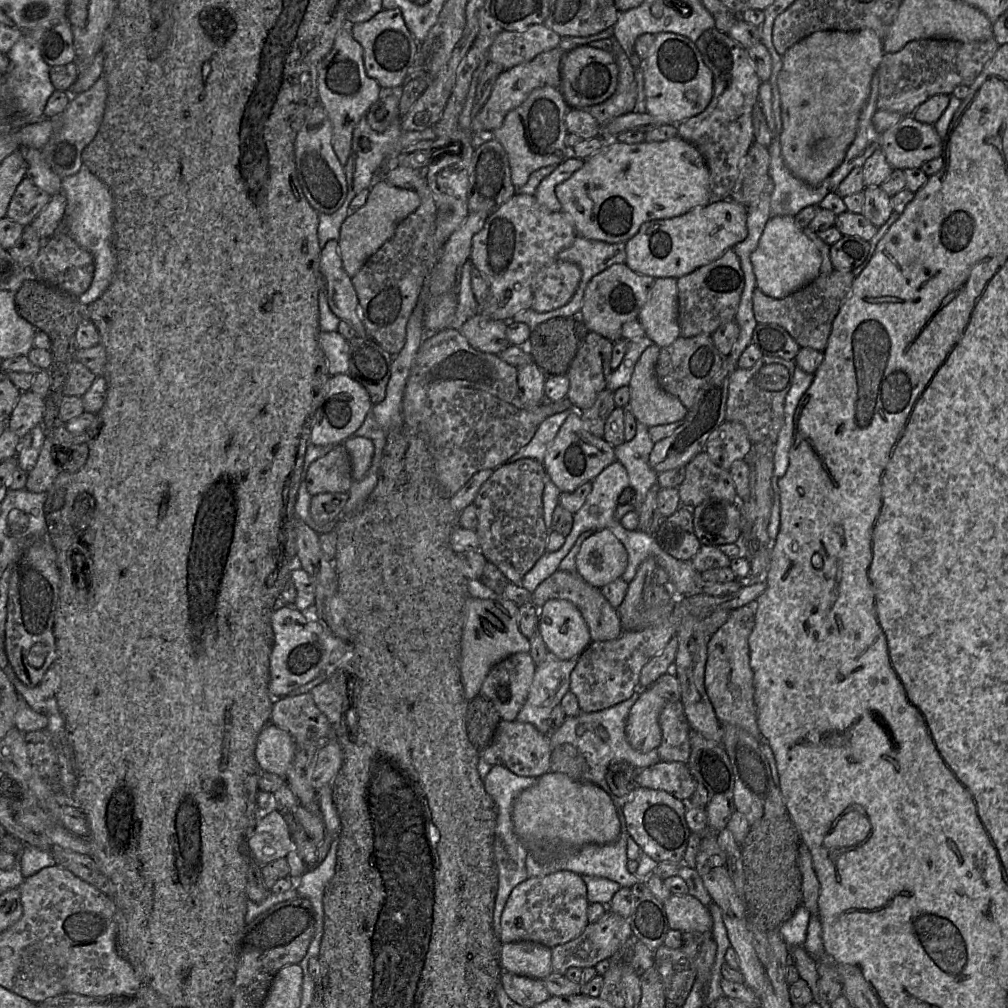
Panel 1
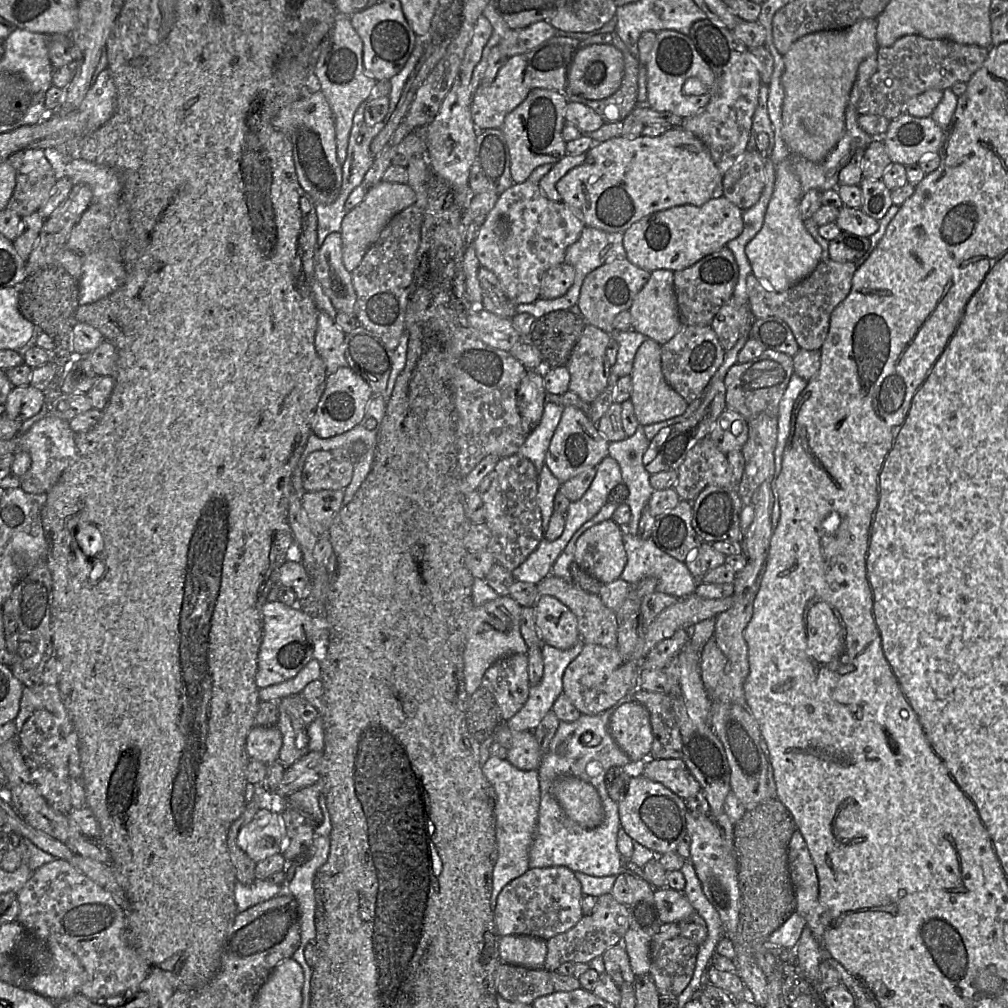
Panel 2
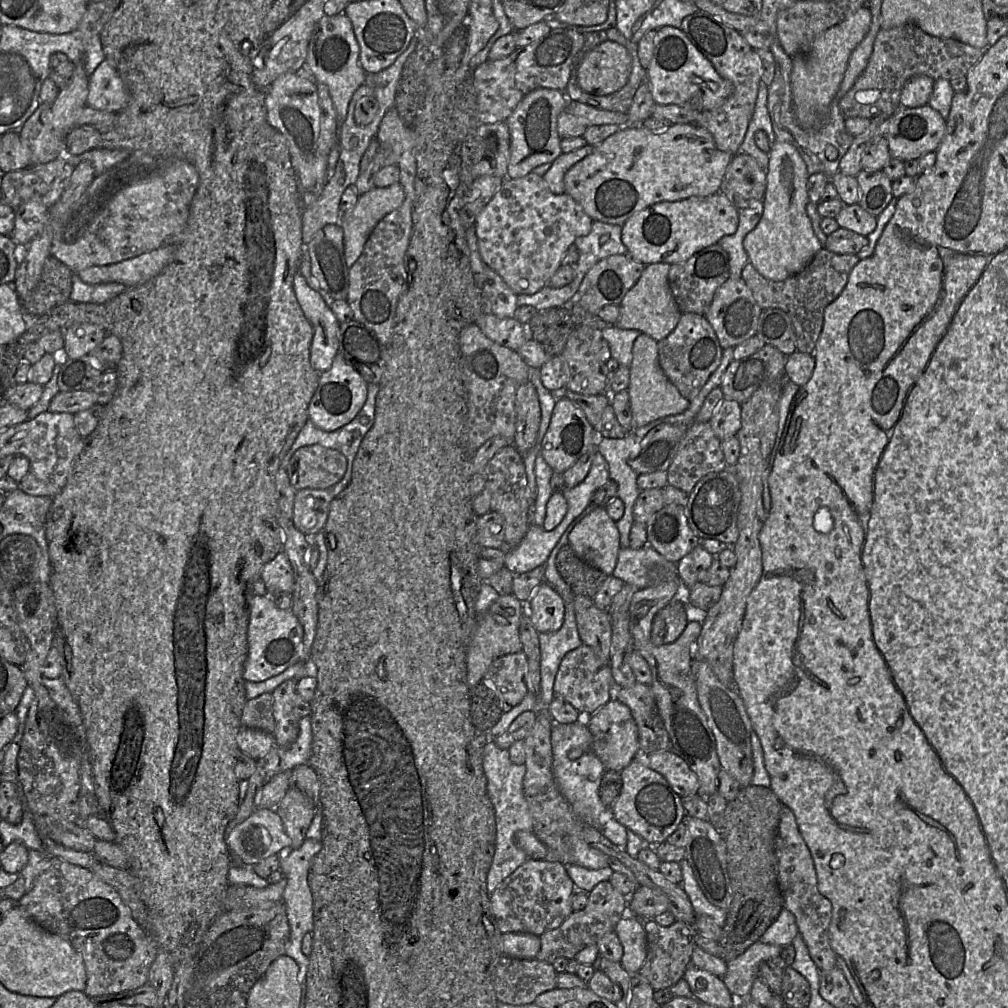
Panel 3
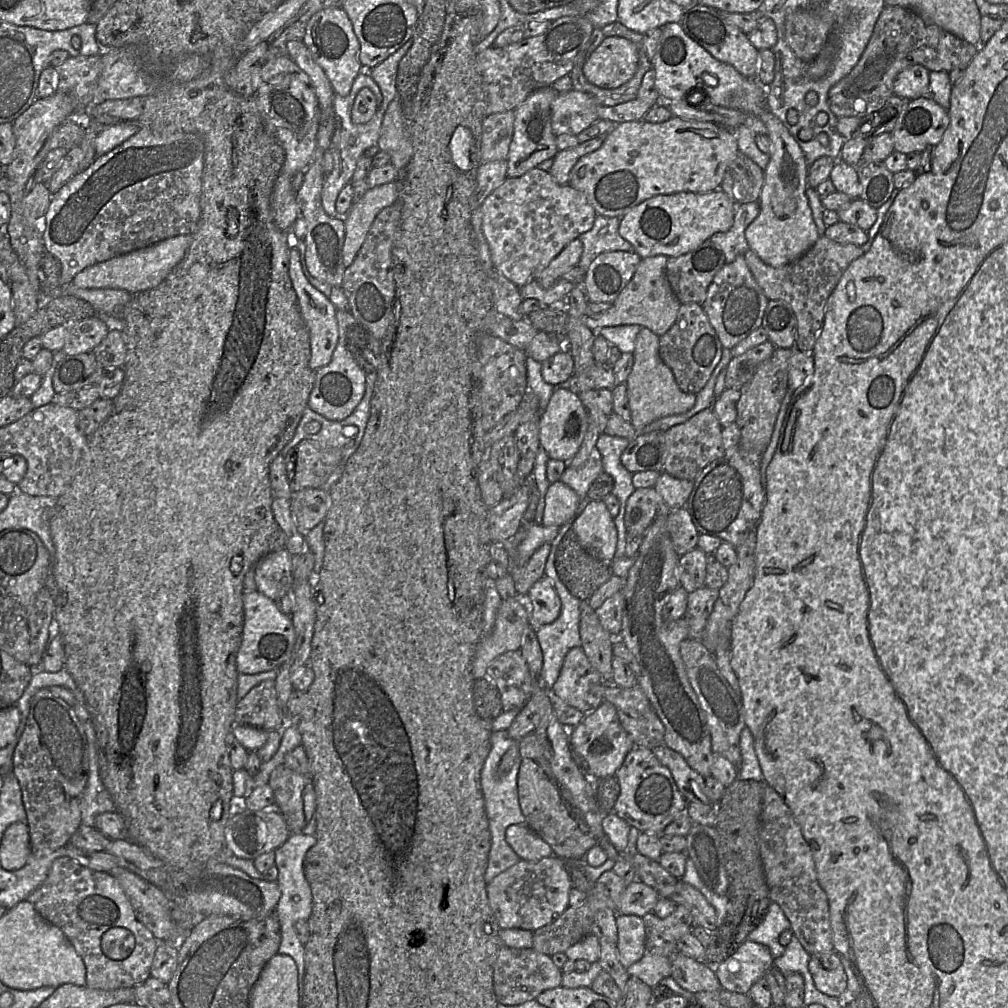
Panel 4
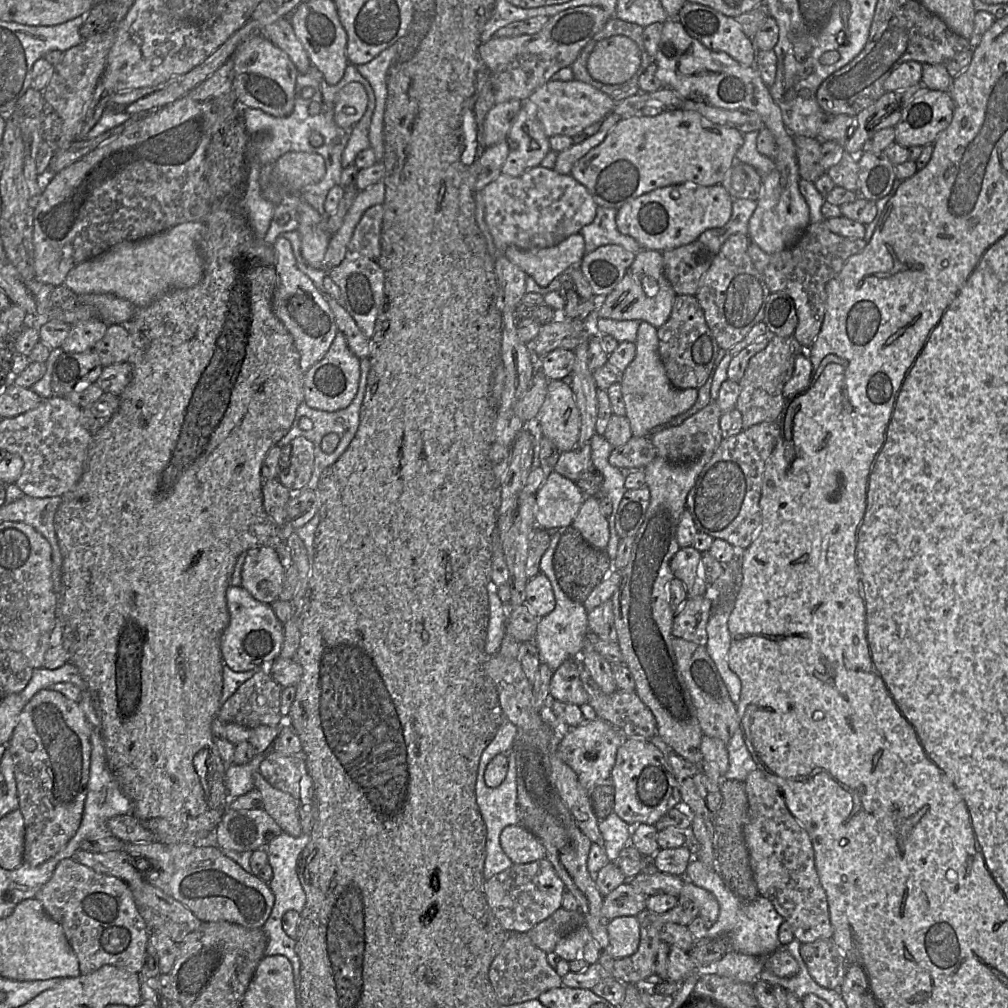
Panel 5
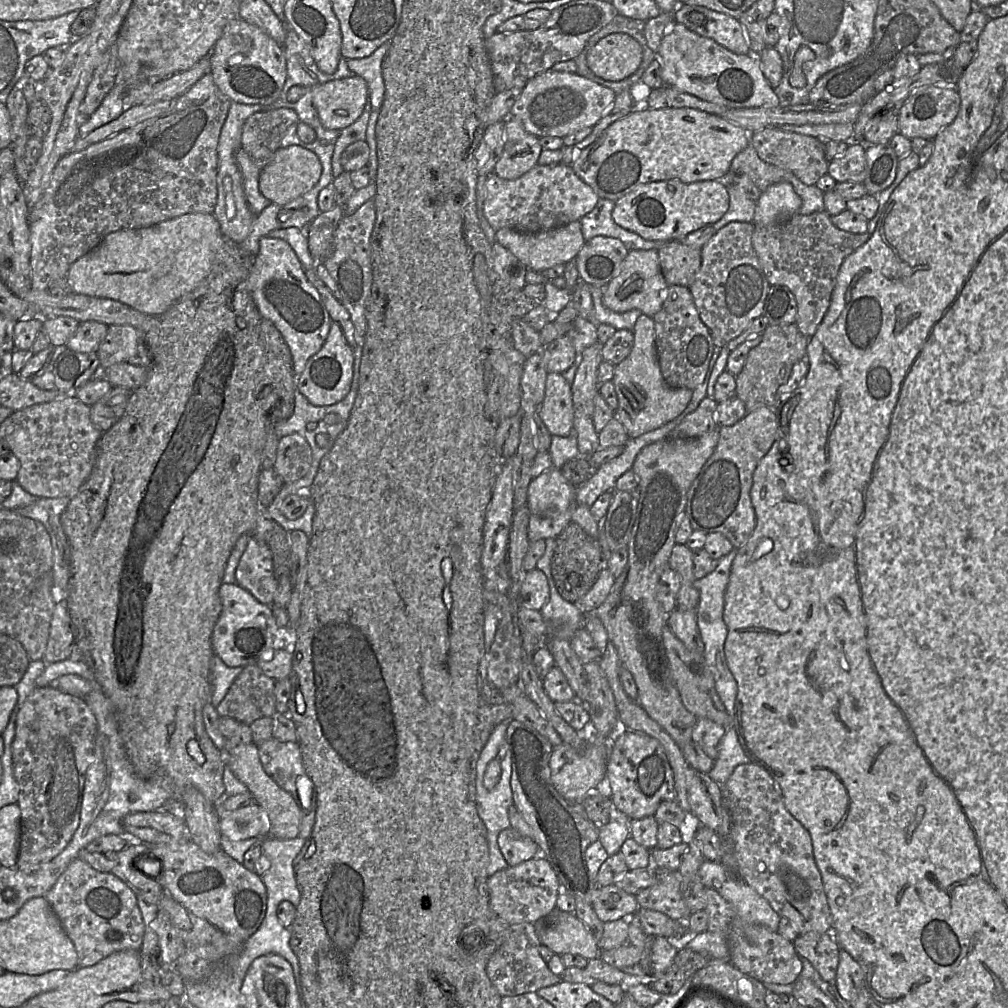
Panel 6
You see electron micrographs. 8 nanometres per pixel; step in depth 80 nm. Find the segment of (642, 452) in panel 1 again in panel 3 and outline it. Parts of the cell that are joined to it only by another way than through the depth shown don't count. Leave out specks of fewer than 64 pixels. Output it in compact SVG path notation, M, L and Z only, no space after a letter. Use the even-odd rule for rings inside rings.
M630 432L624 438L606 438L598 435L596 450L603 455L609 466L610 478L618 484L618 497L625 509L616 524L620 534L620 547L629 547L629 535L633 524L633 507L642 491L637 485L638 474L628 463L641 449L641 438Z

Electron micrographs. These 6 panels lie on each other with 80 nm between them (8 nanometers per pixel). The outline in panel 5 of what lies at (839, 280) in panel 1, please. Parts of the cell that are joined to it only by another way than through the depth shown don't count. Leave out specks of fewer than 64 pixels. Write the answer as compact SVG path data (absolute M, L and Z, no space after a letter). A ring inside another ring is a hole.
M825 221L811 223L794 246L777 253L768 254L750 242L749 256L770 293L785 292L793 299L798 316L793 335L804 350L812 345L820 332L826 311L826 285L838 275L845 262L866 245L864 238L847 238L831 232Z

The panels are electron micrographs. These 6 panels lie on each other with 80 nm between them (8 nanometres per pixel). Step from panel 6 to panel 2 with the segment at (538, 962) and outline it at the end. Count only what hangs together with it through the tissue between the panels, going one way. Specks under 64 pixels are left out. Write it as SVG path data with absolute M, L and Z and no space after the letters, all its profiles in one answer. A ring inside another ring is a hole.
M501 962L495 973L495 988L504 999L532 1004L541 996L555 991L551 972L543 968L527 968Z

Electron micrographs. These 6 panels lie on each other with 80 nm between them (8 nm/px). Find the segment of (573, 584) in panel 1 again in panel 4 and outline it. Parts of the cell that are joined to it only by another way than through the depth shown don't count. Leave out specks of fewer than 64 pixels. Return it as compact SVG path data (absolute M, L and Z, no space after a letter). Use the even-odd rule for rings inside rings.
M581 601L579 632L581 647L606 683L612 683L612 635L606 631L587 601Z

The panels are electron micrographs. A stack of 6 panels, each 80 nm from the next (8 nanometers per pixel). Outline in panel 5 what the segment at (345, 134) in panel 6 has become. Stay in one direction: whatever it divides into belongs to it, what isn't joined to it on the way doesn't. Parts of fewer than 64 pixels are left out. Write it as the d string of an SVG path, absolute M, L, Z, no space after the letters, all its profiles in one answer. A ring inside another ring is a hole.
M369 85L363 86L367 90L368 105L363 117L349 130L348 141L342 154L342 166L344 169L350 164L354 164L359 152L370 148L368 134L375 109L375 95Z

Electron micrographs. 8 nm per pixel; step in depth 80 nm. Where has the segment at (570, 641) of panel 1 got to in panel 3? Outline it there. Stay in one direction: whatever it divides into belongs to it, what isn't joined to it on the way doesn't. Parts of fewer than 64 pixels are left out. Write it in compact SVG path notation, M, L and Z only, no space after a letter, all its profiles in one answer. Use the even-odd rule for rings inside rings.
M543 581L527 603L531 621L538 633L558 631L564 622L564 602L556 590Z

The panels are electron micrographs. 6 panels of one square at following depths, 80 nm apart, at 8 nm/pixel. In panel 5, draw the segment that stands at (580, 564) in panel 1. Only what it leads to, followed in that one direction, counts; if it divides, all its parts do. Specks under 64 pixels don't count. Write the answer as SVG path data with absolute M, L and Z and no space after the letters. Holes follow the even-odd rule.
M585 498L572 525L593 547L606 550L610 538L609 523L608 518L600 511L598 498Z

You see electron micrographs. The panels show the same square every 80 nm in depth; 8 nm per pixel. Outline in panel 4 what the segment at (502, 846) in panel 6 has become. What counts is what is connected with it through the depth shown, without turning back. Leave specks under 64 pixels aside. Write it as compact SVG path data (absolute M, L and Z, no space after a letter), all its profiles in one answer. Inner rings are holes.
M510 825L505 838L521 860L537 862L553 855L551 847L527 825Z

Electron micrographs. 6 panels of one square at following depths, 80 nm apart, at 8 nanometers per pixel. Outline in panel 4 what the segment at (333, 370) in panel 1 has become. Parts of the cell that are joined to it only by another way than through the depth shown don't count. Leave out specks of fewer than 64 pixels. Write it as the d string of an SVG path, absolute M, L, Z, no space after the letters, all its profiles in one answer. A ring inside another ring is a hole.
M292 245L289 251L289 277L292 287L297 296L297 303L300 314L306 324L310 337L310 360L309 366L314 372L326 366L332 359L333 351L339 339L338 323L336 319L337 309L330 298L313 286L306 277L300 261L298 249Z

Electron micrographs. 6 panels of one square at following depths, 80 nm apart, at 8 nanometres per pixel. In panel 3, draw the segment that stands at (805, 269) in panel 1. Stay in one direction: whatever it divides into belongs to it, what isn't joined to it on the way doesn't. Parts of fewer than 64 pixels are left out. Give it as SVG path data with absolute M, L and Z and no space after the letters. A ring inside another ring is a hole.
M776 140L768 155L763 214L758 225L744 238L743 246L759 274L779 282L804 270L823 246L807 214L809 174L797 148L792 143Z

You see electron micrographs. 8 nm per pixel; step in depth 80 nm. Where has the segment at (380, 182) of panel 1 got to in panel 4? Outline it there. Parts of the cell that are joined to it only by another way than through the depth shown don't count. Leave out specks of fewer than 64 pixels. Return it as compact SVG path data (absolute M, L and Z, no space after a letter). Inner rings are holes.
M398 182L385 183L370 188L364 196L344 215L345 239L342 246L342 258L345 267L349 267L360 250L367 233L377 216L385 207L399 201Z

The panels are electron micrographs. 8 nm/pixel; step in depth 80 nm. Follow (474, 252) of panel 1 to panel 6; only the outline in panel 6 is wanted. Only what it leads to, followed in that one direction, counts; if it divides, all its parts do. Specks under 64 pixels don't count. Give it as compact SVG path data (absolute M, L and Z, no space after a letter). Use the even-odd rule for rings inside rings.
M537 164L516 179L503 179L494 173L488 175L483 212L495 232L510 228L522 233L537 233L580 221L595 208L599 199L571 165Z

